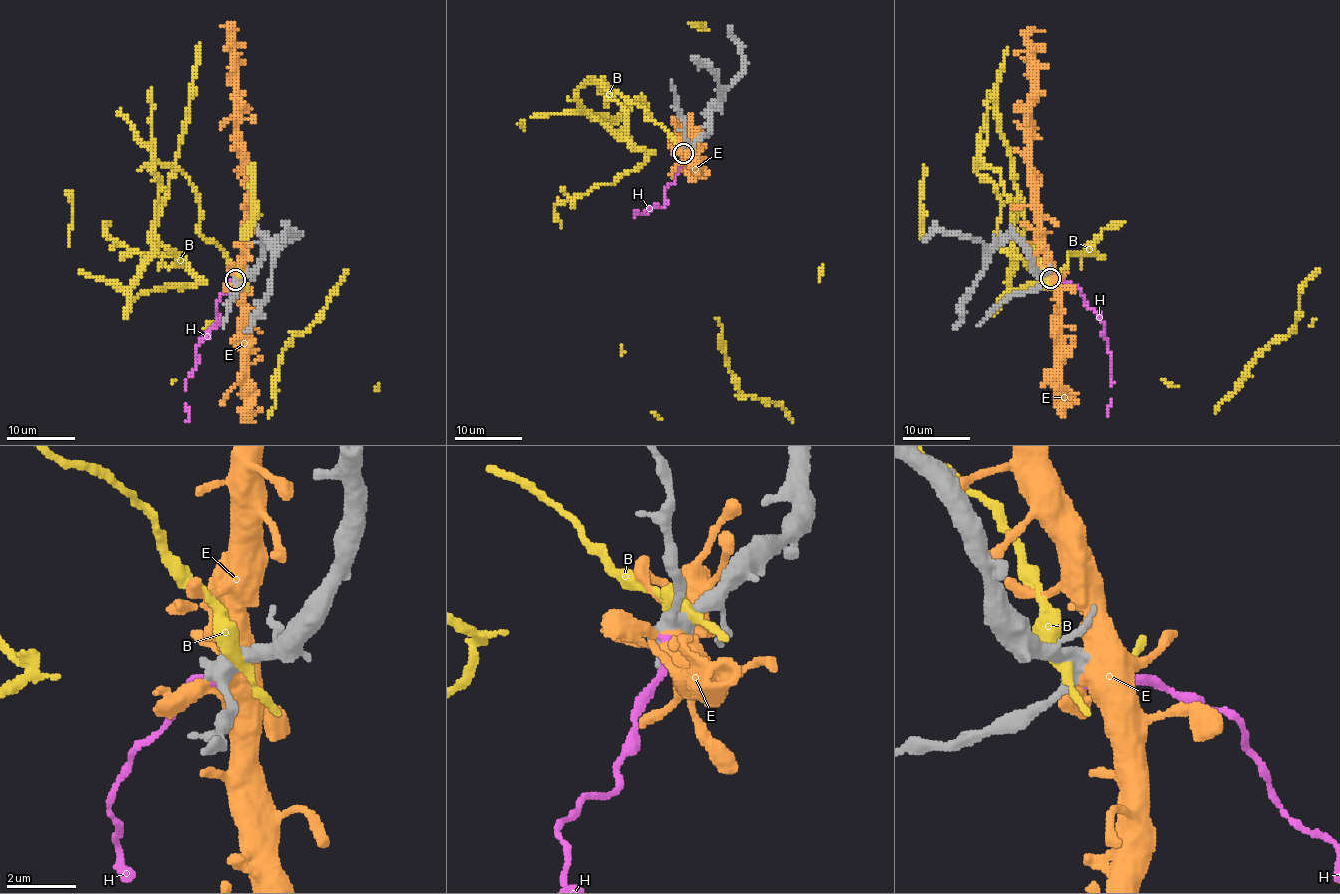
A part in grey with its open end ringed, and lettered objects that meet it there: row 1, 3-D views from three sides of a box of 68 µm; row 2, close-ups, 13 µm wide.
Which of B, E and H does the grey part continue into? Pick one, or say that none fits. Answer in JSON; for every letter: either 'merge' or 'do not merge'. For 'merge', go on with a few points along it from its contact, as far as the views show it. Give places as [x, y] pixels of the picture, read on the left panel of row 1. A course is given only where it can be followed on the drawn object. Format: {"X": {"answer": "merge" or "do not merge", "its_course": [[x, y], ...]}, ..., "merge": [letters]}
{"B": {"answer": "do not merge"}, "E": {"answer": "do not merge"}, "H": {"answer": "do not merge"}, "merge": []}

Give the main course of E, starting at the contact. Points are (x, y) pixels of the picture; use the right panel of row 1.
E: (1050, 278), (1050, 256), (1041, 237), (1030, 144), (1031, 48), (1028, 31), (1033, 28), (1045, 31)

